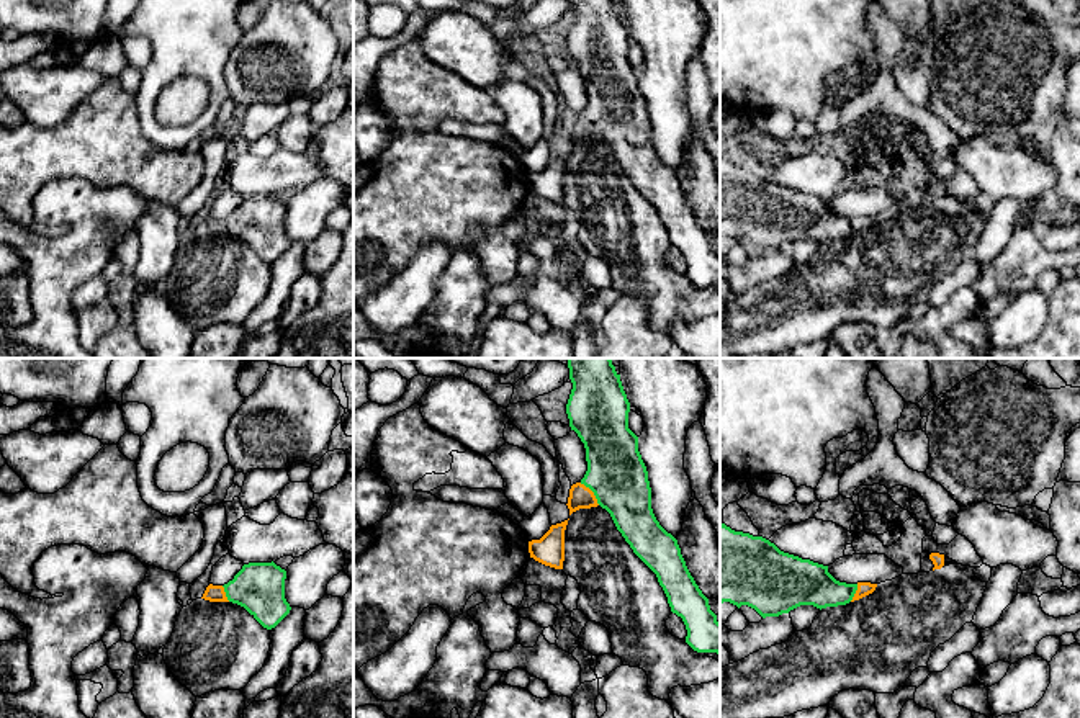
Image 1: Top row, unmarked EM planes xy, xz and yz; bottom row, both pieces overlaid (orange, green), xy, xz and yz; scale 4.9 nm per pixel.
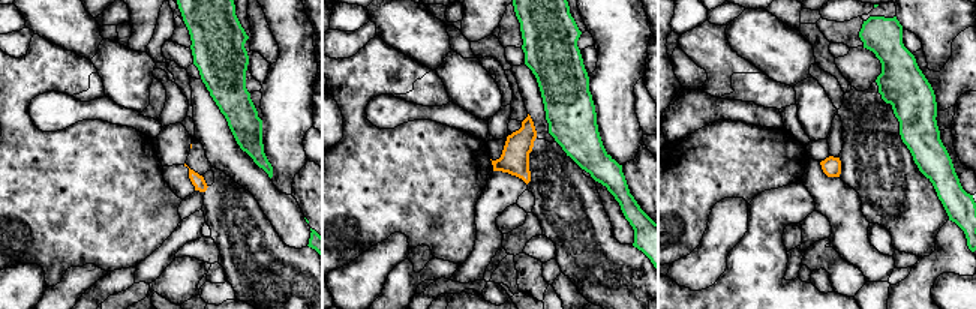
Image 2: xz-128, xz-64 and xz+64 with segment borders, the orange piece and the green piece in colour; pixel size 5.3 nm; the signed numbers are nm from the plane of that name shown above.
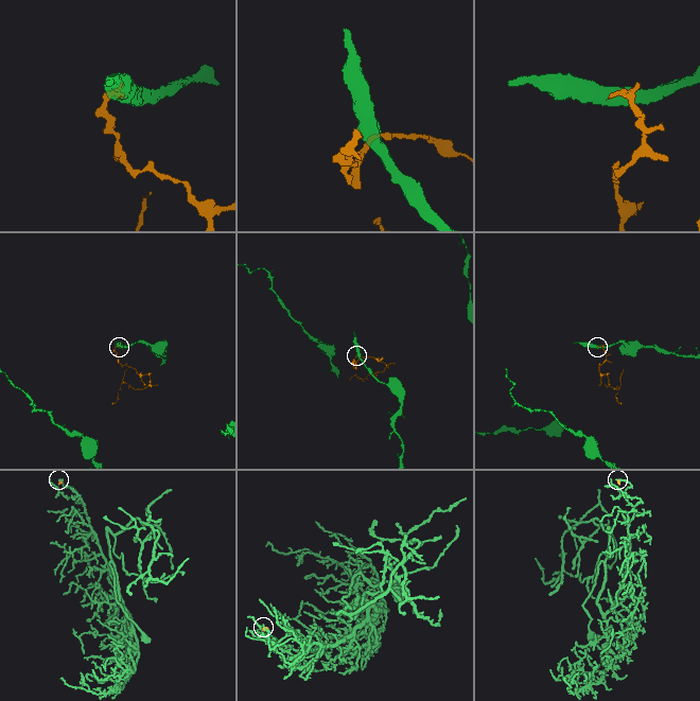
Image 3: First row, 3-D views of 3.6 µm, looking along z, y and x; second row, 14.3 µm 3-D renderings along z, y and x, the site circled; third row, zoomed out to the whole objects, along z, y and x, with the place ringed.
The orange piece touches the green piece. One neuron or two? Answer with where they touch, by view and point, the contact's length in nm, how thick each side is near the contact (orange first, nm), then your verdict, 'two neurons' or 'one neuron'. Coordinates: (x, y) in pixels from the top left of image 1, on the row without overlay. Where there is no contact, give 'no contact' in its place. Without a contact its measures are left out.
contact xz (593, 126); length 150 nm; calibres 110 and 280 nm; one neuron

